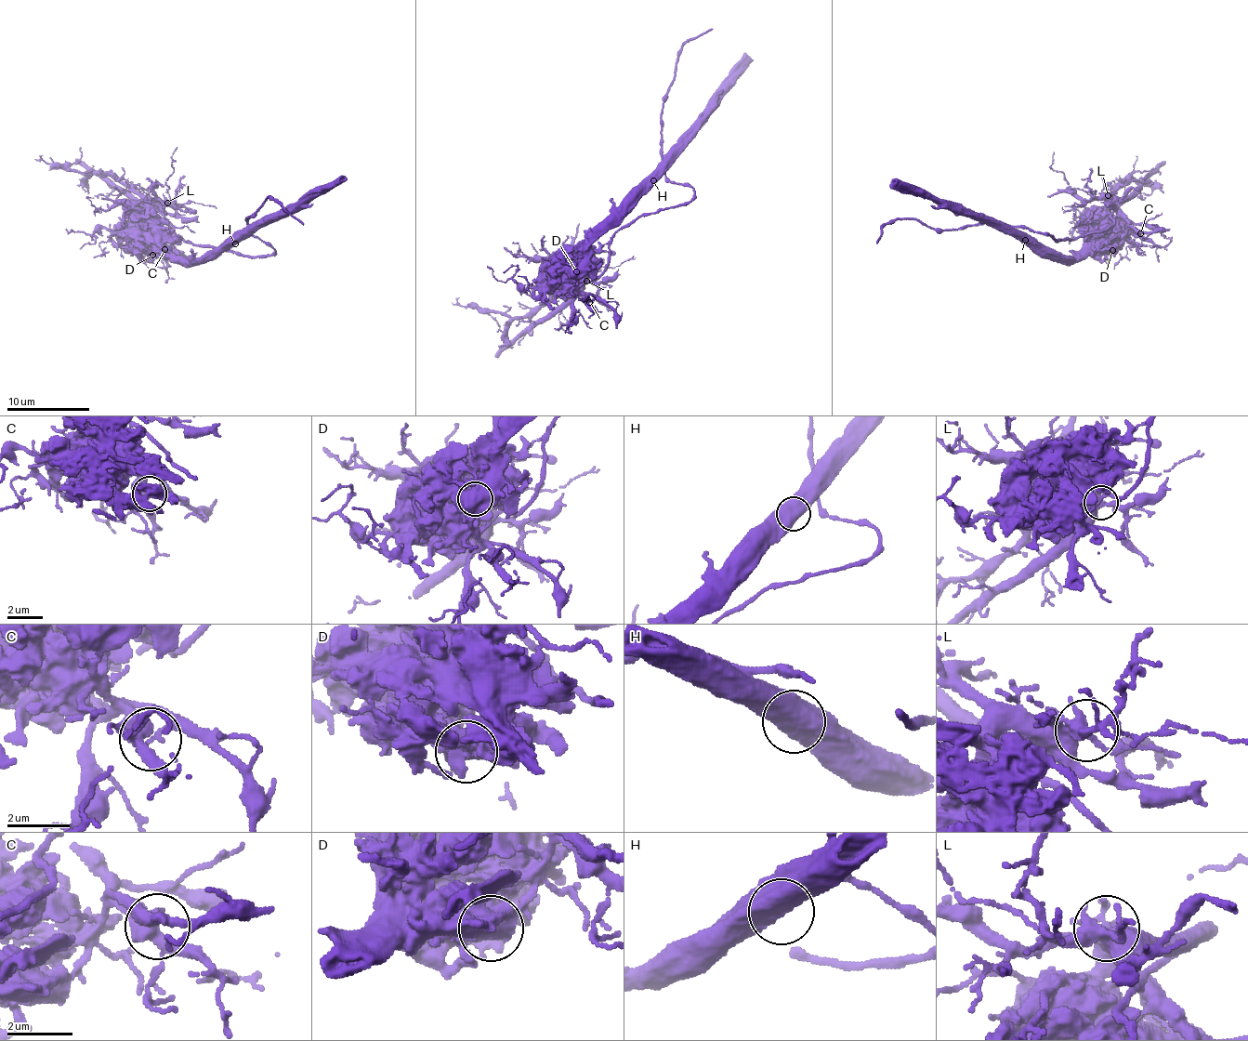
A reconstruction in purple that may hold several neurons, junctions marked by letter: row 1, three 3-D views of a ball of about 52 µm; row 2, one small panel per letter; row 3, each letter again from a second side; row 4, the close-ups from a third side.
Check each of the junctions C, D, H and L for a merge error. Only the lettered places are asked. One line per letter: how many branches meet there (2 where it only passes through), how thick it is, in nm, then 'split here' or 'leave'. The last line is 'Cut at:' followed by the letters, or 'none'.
C: 3 | 400 nm | leave
D: 2 | 850 nm | split here
H: 1 | 800 nm | leave
L: 5 | 440 nm | leave
Cut at: D

